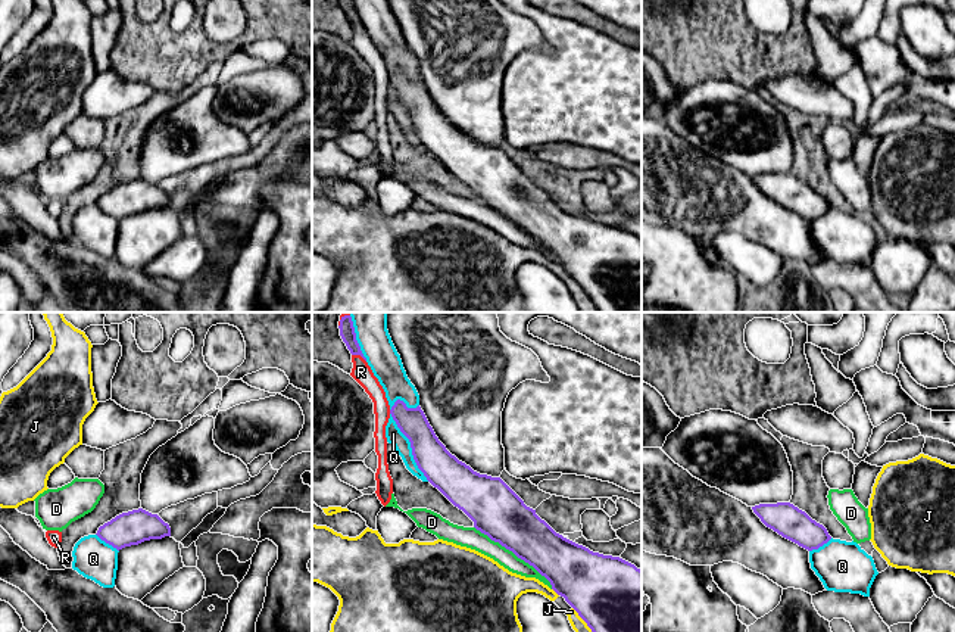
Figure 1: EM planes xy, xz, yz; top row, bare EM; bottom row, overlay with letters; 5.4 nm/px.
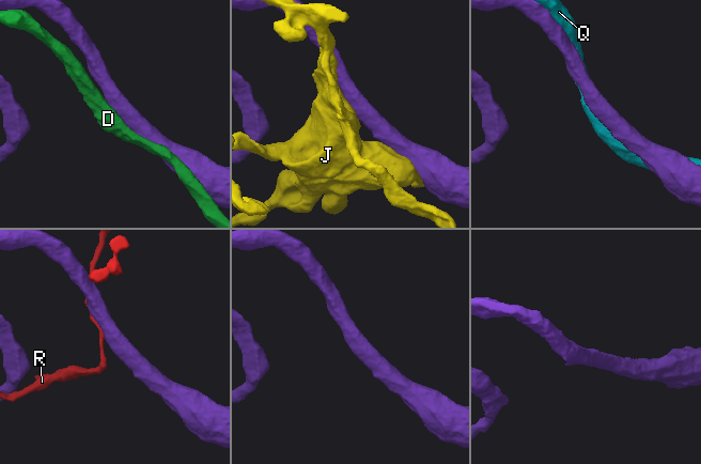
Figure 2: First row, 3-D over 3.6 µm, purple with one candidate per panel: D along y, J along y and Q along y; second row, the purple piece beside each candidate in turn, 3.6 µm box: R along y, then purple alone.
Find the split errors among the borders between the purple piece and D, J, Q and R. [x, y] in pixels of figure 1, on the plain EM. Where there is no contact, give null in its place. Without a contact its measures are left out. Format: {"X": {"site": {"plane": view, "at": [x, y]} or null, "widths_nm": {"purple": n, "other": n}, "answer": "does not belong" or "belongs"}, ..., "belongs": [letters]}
{"D": {"site": {"plane": "xz", "at": [515, 224]}, "widths_nm": {"purple": 280, "other": 110}, "answer": "does not belong"}, "J": {"site": {"plane": "xz", "at": [587, 295]}, "widths_nm": {"purple": 480, "other": 90}, "answer": "does not belong"}, "Q": {"site": {"plane": "xz", "at": [411, 117]}, "widths_nm": {"purple": 200, "other": 90}, "answer": "belongs"}, "R": {"site": {"plane": "xz", "at": [359, 24]}, "widths_nm": {"purple": 80, "other": 110}, "answer": "does not belong"}, "belongs": ["Q"]}

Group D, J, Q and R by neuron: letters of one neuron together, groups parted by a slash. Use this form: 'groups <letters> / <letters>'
groups D / J / Q / R

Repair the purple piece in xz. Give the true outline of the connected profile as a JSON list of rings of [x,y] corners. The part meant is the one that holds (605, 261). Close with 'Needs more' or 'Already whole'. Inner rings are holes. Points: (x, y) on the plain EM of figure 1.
[[[397,69],[390,84],[409,109],[413,130],[427,150],[462,180],[477,200],[544,246],[552,259],[587,293],[599,312],[642,312],[640,239],[619,227],[593,222],[556,203],[500,147],[480,144],[452,125],[436,106],[419,75],[408,78]]]. Already whole

